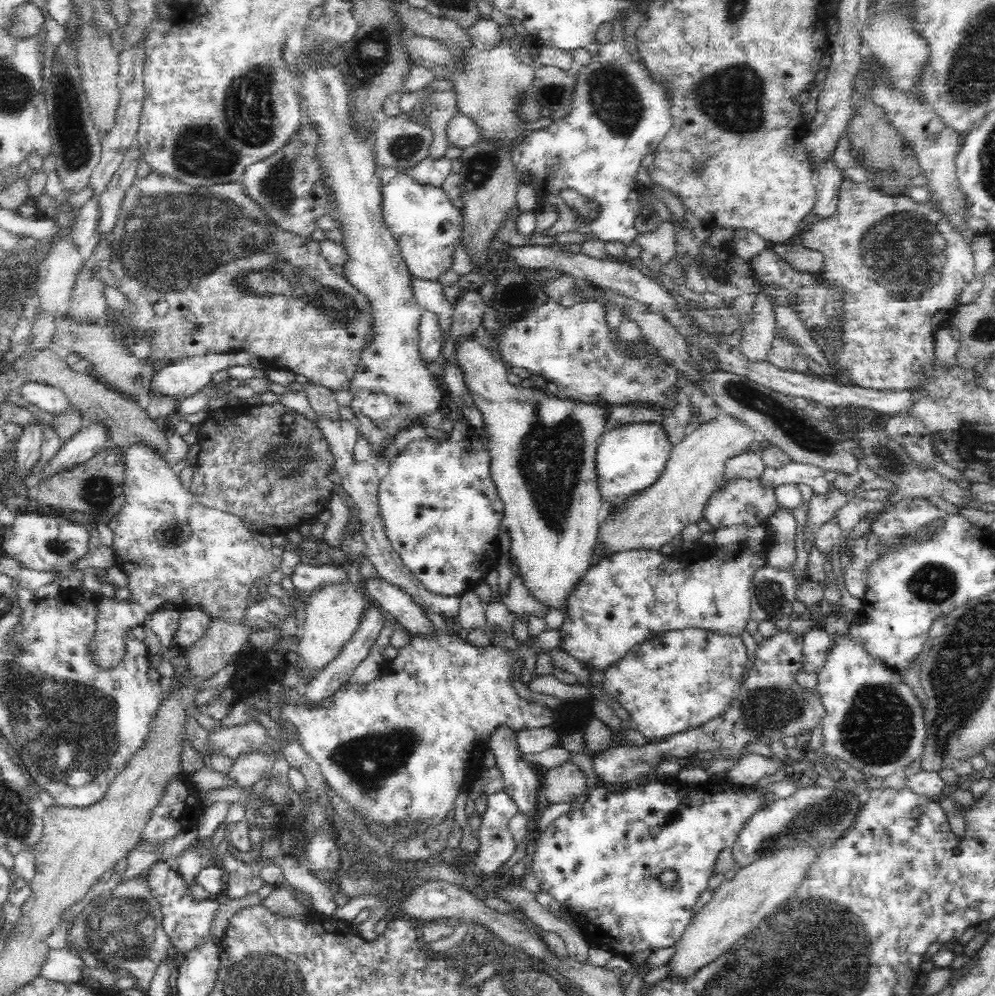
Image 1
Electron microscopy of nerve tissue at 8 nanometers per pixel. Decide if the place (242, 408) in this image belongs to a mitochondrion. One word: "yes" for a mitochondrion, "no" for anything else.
no

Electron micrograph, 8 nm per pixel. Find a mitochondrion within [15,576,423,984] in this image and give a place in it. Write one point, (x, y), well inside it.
(124, 927)

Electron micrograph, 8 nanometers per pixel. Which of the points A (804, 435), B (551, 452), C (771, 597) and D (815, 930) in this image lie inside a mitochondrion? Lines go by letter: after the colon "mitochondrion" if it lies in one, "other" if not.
A: mitochondrion
B: mitochondrion
C: mitochondrion
D: mitochondrion

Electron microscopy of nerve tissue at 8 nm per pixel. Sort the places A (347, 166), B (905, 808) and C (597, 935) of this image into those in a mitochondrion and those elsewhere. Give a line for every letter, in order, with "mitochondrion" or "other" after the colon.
A: other
B: other
C: other

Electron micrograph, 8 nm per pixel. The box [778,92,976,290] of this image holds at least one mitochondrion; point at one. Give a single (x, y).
(902, 153)

